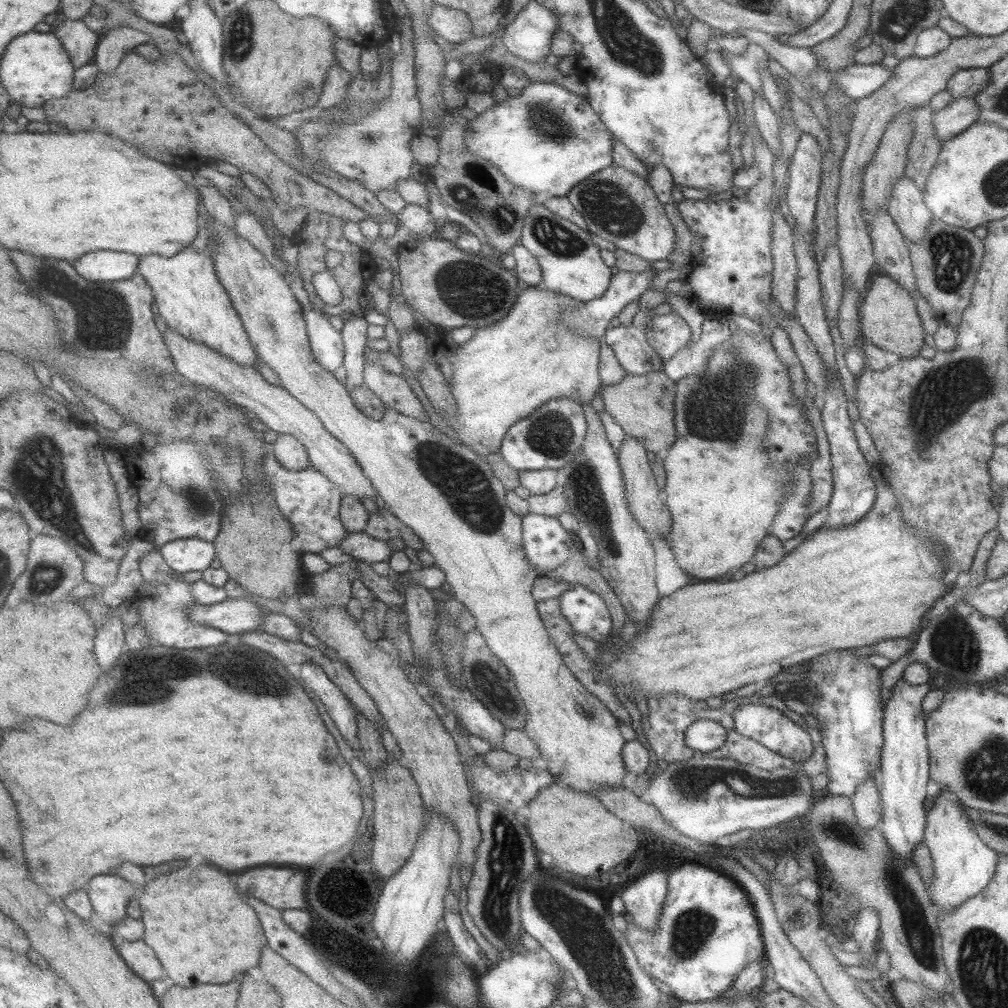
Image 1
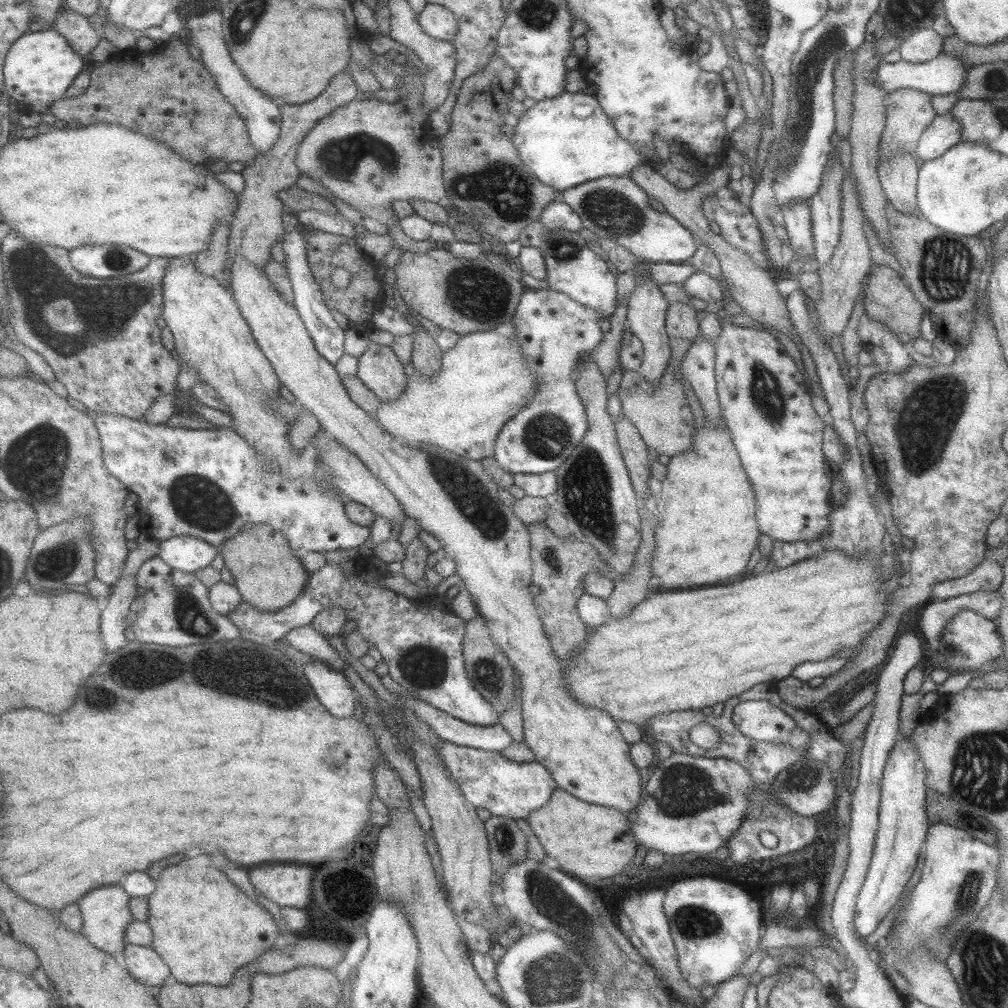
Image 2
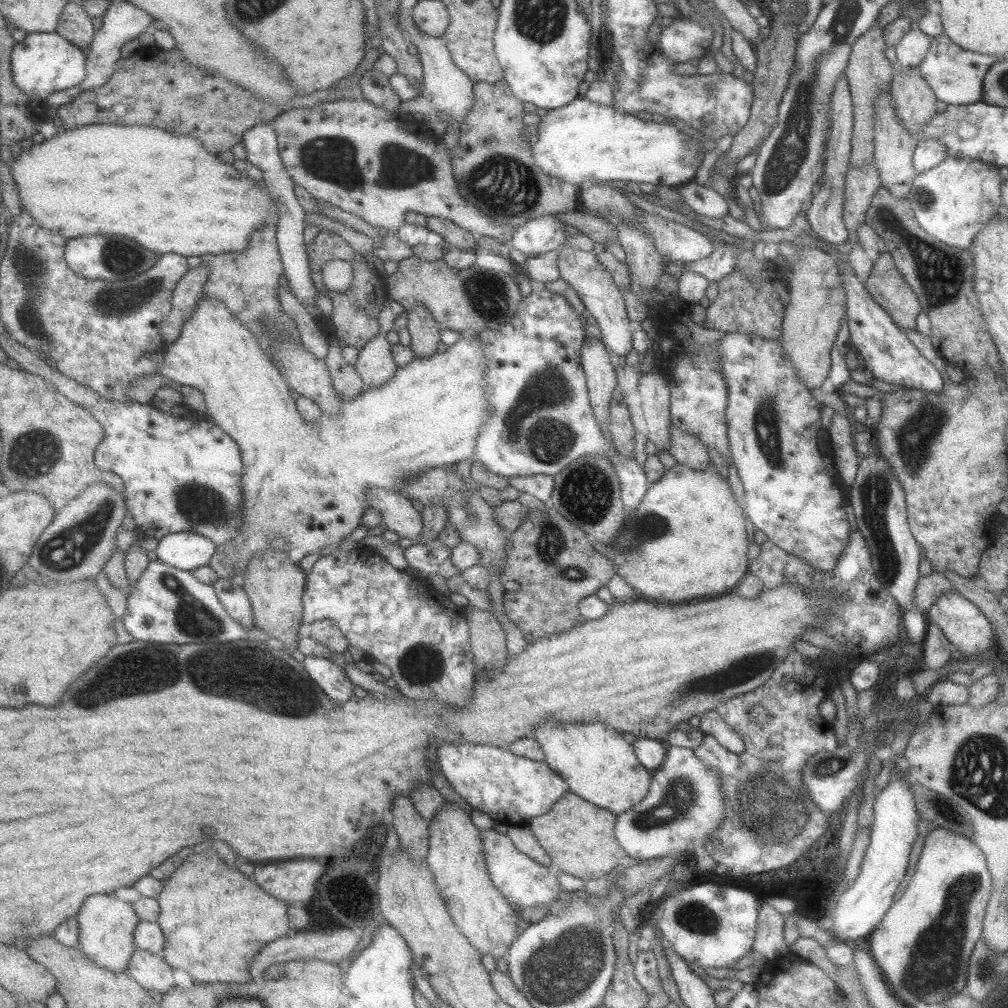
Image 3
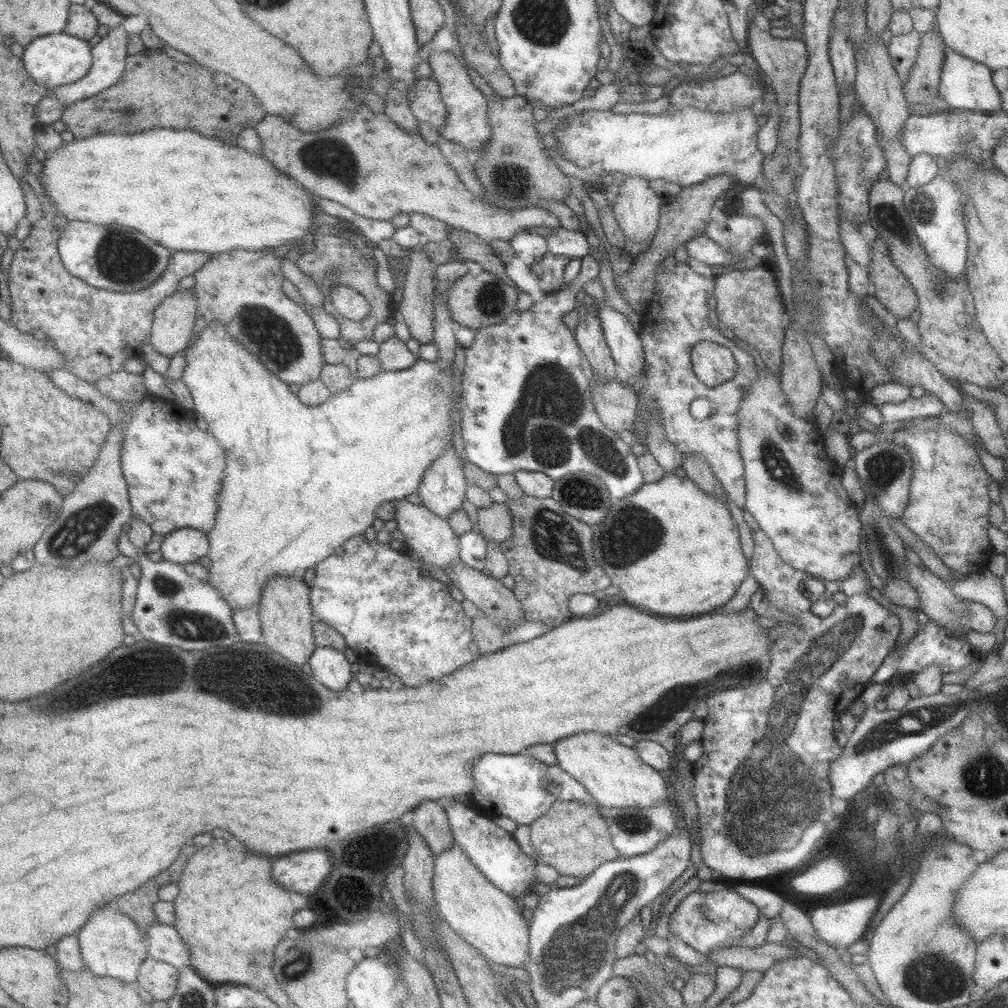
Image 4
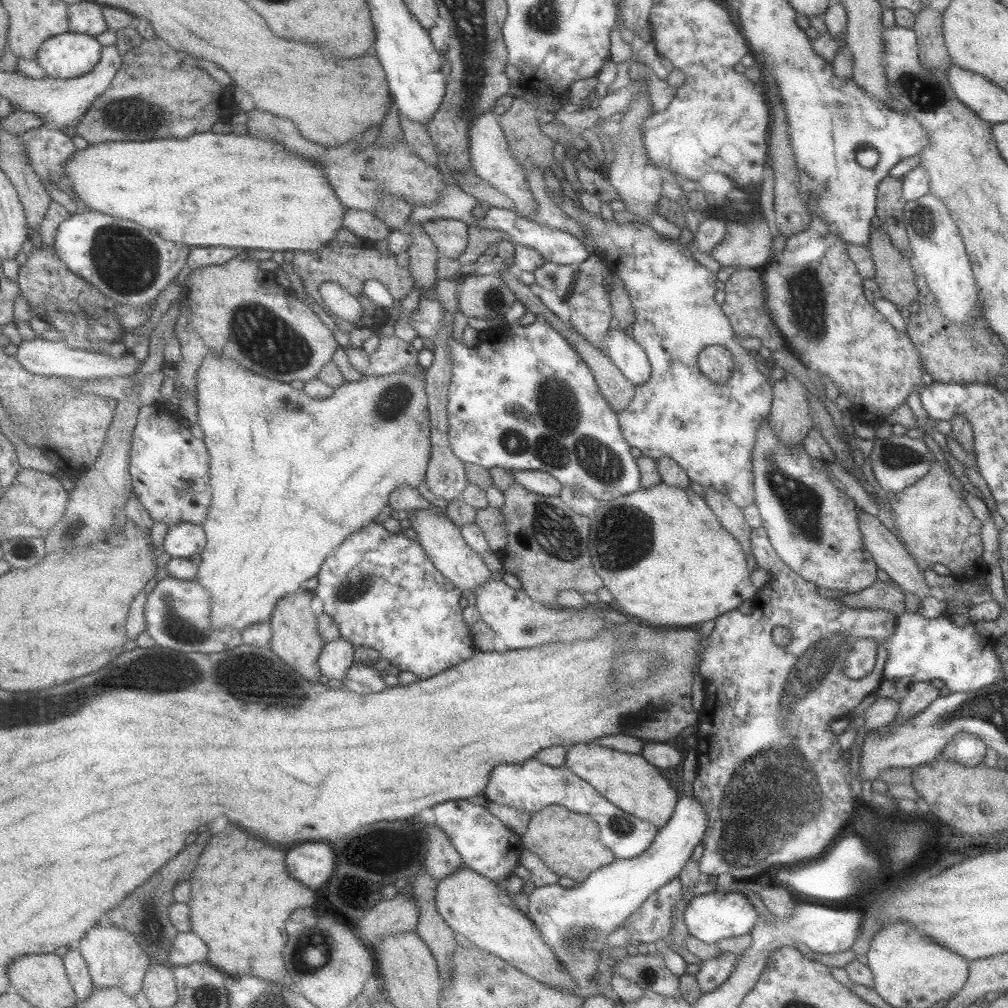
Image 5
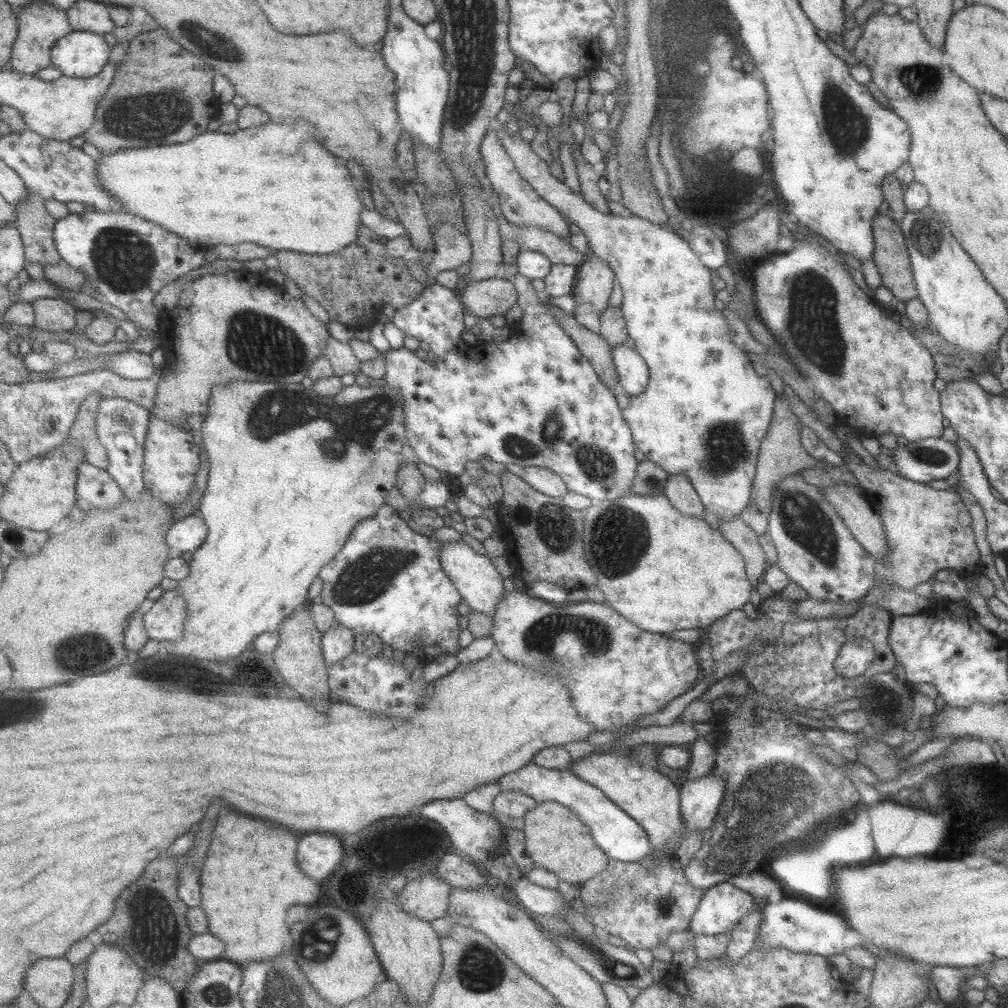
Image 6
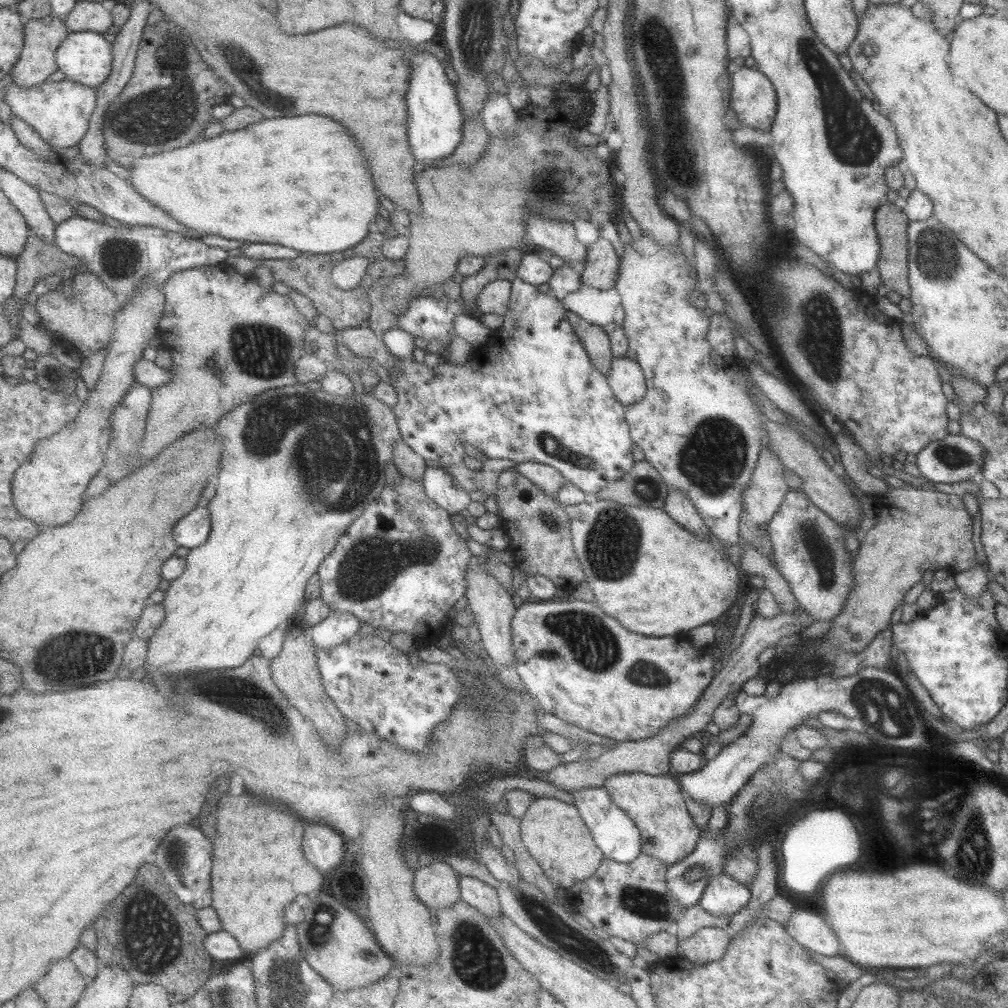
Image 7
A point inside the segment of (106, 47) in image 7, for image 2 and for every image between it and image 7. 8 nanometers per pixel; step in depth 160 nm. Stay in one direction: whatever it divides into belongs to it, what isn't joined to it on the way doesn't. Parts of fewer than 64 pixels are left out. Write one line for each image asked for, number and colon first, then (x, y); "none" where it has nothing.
2: (41, 67)
3: (42, 63)
4: (54, 60)
5: (70, 55)
6: (81, 54)

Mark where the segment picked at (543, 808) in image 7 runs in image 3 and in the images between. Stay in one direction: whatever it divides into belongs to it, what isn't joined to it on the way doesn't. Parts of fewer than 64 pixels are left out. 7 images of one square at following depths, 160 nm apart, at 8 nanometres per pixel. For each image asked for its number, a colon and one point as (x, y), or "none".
3: (579, 837)
4: (572, 838)
5: (567, 843)
6: (555, 839)

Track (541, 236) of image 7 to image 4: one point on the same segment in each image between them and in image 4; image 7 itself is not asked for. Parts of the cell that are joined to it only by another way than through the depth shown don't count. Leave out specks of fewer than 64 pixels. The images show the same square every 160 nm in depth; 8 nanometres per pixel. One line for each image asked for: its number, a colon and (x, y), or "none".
4: (466, 124)
5: (490, 158)
6: (520, 205)

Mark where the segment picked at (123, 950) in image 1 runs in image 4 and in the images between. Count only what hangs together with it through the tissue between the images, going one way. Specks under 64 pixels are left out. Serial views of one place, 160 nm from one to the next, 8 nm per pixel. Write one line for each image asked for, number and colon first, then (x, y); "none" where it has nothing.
2: (145, 963)
3: (152, 971)
4: (159, 978)

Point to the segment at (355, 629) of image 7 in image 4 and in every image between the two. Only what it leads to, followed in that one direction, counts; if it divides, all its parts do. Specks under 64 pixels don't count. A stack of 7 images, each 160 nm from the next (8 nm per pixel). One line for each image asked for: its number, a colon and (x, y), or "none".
4: (330, 666)
5: (337, 657)
6: (339, 642)

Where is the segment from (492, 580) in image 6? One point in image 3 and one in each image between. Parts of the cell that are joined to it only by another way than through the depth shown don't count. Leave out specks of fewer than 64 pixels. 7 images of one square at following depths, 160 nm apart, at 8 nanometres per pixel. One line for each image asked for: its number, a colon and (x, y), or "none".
3: (401, 515)
4: (426, 533)
5: (443, 540)

